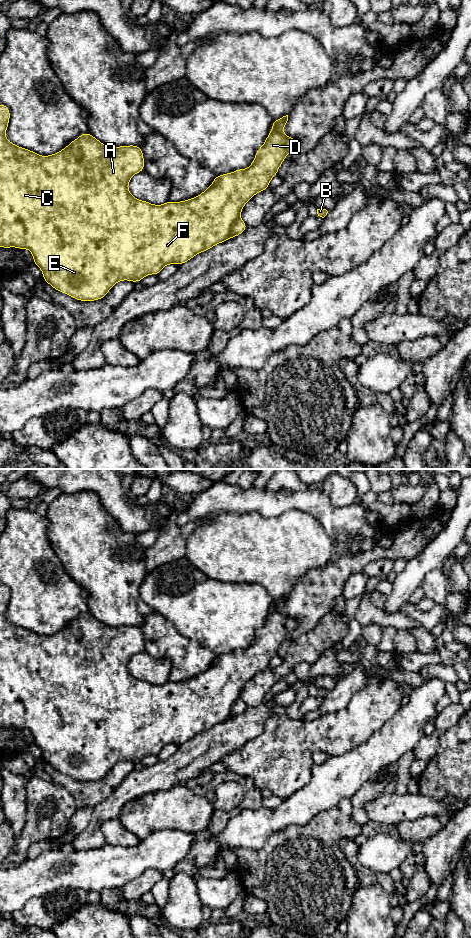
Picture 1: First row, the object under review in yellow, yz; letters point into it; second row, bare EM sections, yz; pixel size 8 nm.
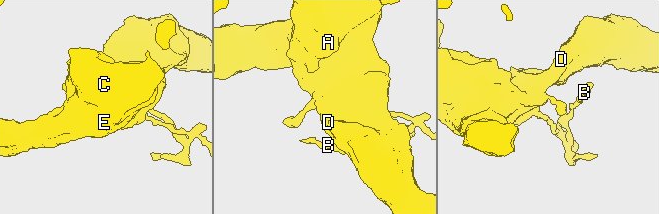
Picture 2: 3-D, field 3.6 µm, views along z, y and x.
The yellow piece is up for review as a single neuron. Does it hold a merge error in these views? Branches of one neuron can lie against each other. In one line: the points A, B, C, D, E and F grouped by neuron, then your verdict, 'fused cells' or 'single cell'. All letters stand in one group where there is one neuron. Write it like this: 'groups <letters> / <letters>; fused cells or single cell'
groups A C D E F / B; fused cells

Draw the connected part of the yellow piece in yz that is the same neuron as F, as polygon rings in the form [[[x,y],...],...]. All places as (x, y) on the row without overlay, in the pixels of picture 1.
[[[0,584],[0,727],[29,729],[34,738],[34,744],[42,750],[43,759],[54,769],[65,773],[80,781],[95,781],[106,776],[109,770],[122,760],[139,762],[146,755],[158,755],[168,744],[181,745],[197,734],[209,730],[218,723],[223,723],[230,718],[230,711],[234,702],[240,697],[244,685],[257,673],[268,668],[271,659],[277,655],[280,645],[286,636],[297,627],[297,620],[284,614],[283,609],[288,601],[288,595],[283,596],[272,603],[273,610],[269,612],[267,619],[255,635],[252,644],[247,649],[238,649],[234,652],[215,656],[212,664],[200,675],[180,682],[168,681],[163,685],[154,685],[147,681],[136,679],[128,670],[130,659],[139,652],[144,651],[144,637],[141,627],[136,625],[110,627],[93,617],[90,613],[83,613],[73,620],[61,631],[41,636],[31,630],[19,627],[11,623],[5,616],[10,599],[10,590]]]

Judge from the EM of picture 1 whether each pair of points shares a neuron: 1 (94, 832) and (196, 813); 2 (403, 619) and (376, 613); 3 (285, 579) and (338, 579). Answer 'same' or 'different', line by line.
1: different
2: same
3: different

